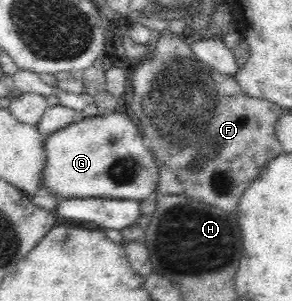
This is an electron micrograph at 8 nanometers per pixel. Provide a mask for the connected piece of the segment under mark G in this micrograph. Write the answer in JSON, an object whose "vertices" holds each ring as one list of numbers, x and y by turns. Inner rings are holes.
{"vertices":[[124,108,122,111,106,117,88,117,48,134,43,141,45,149,44,167,40,172,41,187,57,199,88,199,103,197,106,199,133,199,141,201,154,194,158,185,158,170,150,152,142,144,142,135,137,122]]}

